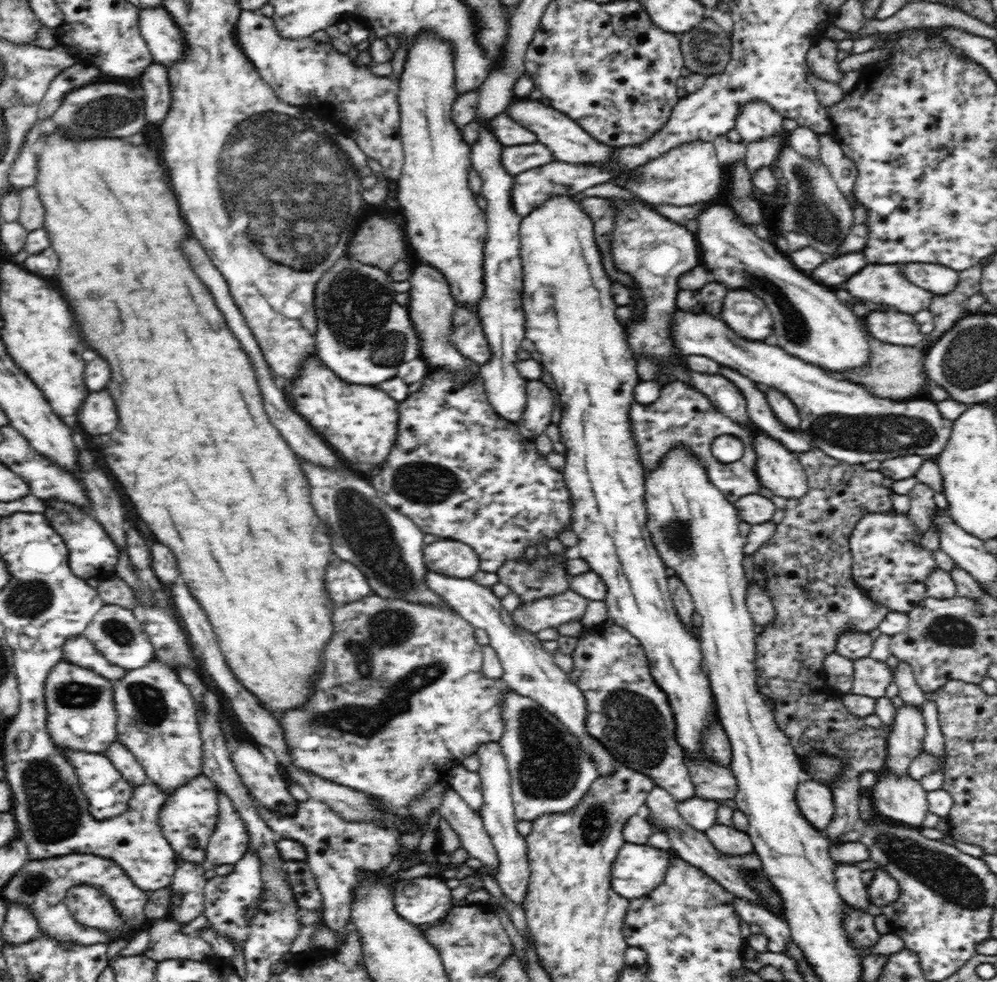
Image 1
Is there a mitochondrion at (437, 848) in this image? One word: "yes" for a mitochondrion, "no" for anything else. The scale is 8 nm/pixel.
no

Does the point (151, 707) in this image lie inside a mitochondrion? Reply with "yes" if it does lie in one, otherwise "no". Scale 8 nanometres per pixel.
yes

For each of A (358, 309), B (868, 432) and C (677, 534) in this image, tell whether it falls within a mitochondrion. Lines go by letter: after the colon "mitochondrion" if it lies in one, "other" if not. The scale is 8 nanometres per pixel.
A: mitochondrion
B: mitochondrion
C: mitochondrion

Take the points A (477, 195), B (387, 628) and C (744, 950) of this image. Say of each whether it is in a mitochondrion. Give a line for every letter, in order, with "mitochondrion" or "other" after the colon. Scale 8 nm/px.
A: other
B: mitochondrion
C: other

